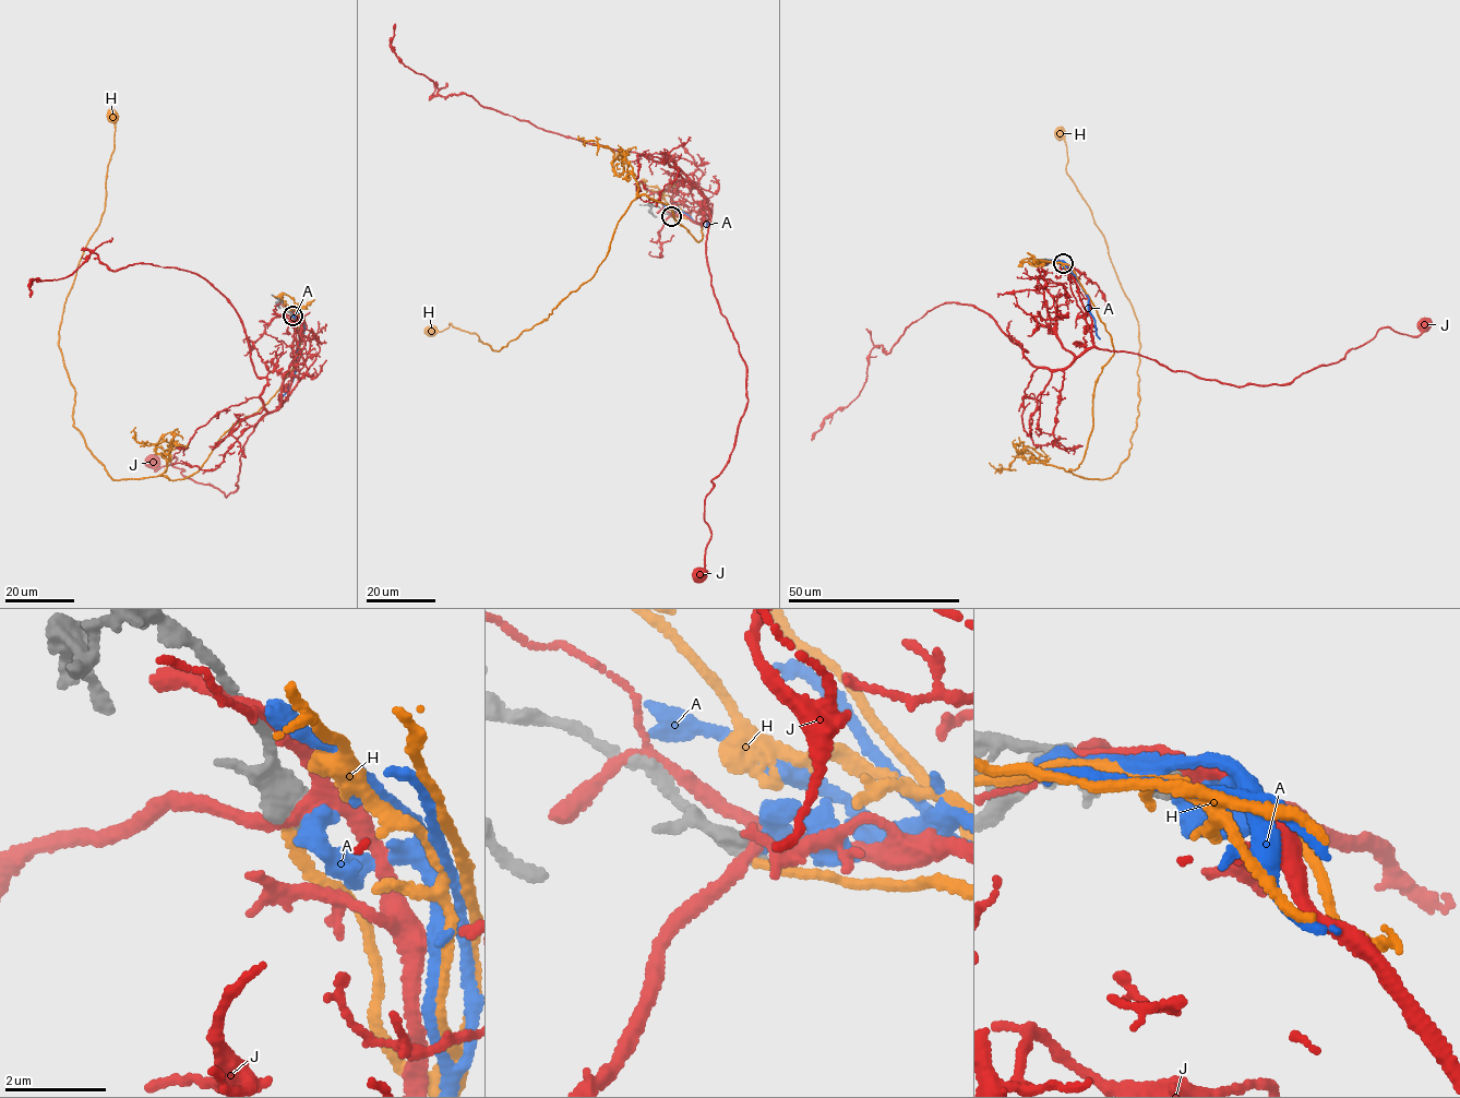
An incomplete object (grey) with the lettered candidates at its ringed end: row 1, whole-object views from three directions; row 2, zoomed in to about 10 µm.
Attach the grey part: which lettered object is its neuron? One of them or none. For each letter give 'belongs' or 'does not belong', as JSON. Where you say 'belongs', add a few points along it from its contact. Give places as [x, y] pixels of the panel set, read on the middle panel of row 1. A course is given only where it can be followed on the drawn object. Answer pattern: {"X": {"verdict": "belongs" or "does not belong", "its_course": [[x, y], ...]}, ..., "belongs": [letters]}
{"A": {"verdict": "does not belong"}, "H": {"verdict": "belongs", "its_course": [[670, 216], [696, 221], [703, 238], [641, 194], [593, 276], [498, 351], [450, 323], [431, 332]]}, "J": {"verdict": "does not belong"}, "belongs": ["H"]}

